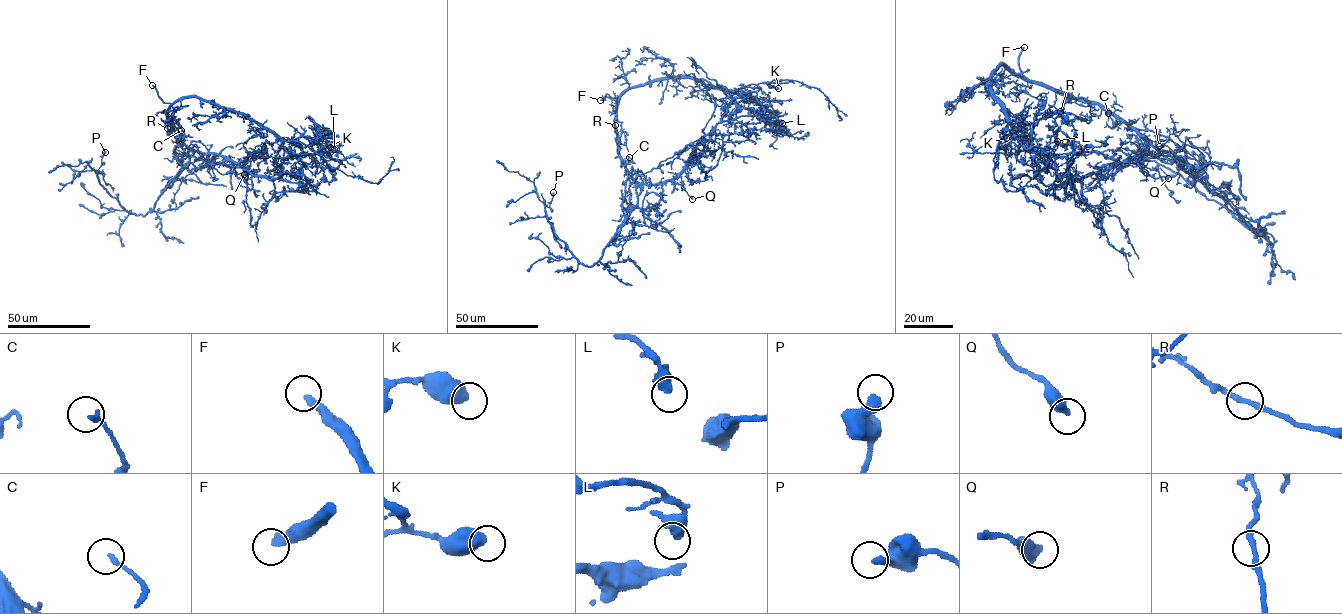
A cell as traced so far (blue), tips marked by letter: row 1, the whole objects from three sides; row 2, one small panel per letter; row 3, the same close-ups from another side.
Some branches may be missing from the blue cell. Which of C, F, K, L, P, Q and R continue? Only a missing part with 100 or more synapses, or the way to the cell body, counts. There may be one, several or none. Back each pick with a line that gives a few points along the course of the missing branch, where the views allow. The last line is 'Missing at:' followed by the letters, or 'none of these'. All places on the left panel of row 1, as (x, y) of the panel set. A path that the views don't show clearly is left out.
F: course (152, 85), (142, 89), (134, 85)
Missing at: F

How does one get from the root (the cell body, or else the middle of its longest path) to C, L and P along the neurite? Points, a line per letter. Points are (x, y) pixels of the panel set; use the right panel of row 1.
C: (1086, 103), (1099, 103), (1119, 120), (1112, 128), (1112, 118), (1108, 113)
L: (1086, 103), (1005, 65), (993, 73), (991, 92), (1016, 133), (1035, 150), (1052, 148), (1055, 132), (1057, 141)
P: (1086, 103), (1100, 103), (1155, 147), (1171, 153), (1267, 238), (1200, 193), (1178, 172), (1175, 154), (1159, 146)

